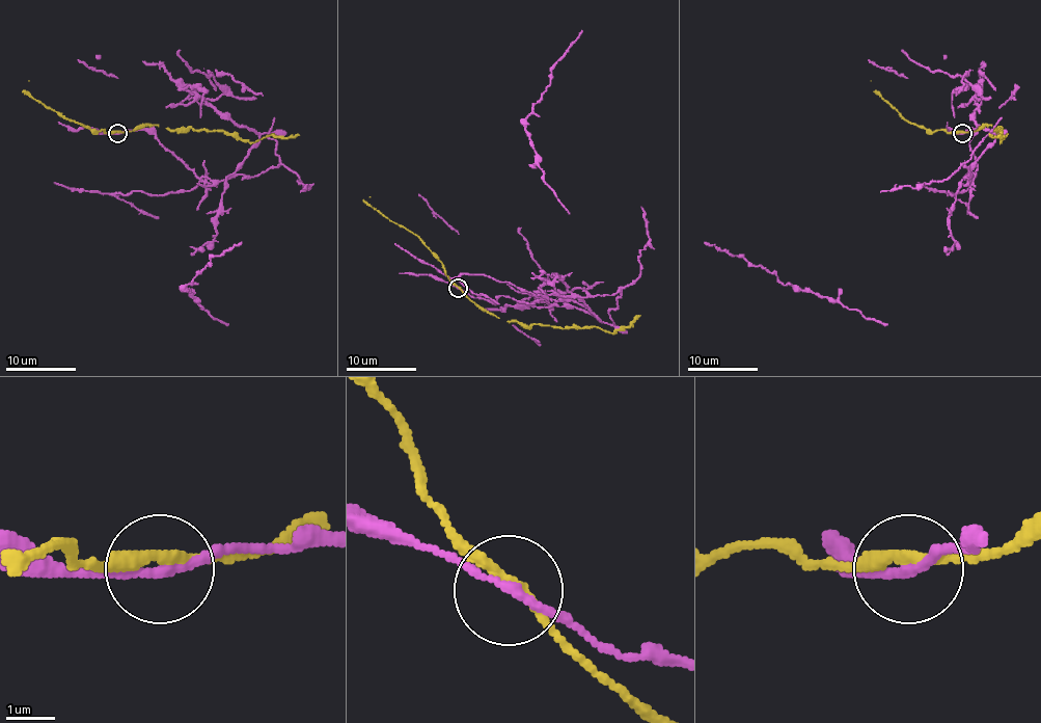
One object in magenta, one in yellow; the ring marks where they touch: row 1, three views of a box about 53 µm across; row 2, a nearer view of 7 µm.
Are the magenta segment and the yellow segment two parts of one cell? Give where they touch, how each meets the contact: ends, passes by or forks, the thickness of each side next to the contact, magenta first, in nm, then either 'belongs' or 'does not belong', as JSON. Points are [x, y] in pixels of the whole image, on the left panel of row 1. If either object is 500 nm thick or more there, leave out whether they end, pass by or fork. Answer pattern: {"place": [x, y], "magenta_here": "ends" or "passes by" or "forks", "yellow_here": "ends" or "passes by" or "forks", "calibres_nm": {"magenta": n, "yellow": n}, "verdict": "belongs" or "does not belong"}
{"place": [117, 133], "magenta_here": "passes by", "yellow_here": "passes by", "calibres_nm": {"magenta": 180, "yellow": 200}, "verdict": "does not belong"}

